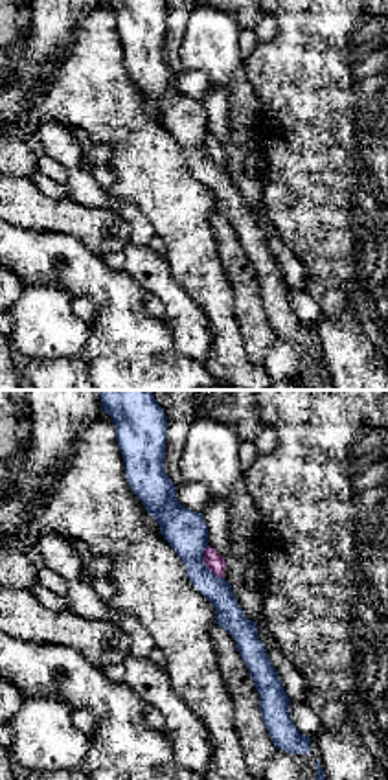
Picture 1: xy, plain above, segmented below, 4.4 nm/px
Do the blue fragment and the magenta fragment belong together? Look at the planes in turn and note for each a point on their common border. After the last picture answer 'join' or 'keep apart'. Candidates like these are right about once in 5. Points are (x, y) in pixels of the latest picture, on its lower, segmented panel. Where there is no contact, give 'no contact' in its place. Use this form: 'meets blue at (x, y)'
meets blue at (203, 563)

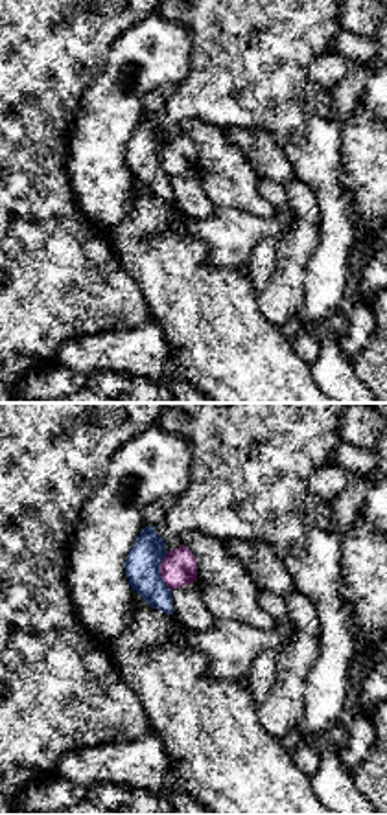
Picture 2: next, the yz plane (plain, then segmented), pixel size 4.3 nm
meets blue at (159, 571)

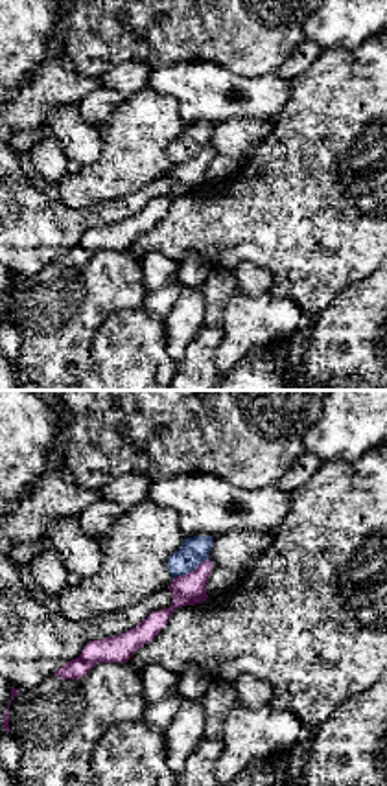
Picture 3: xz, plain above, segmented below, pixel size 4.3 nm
meets blue at (190, 571)

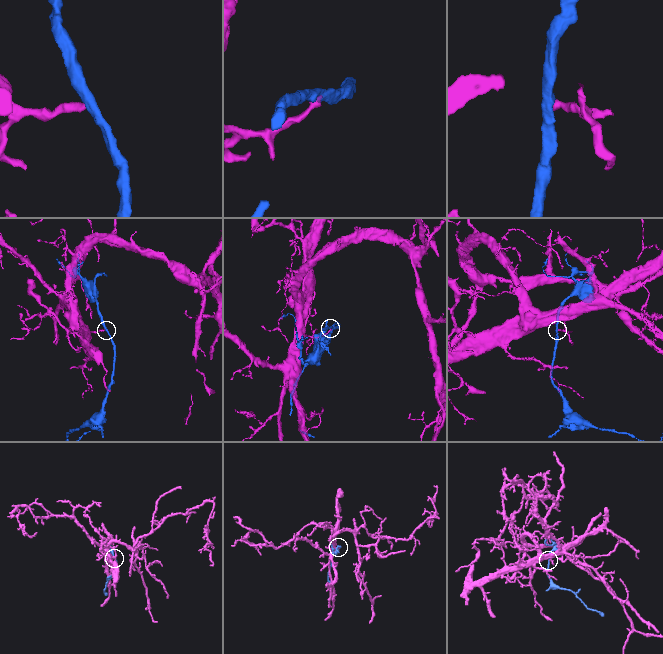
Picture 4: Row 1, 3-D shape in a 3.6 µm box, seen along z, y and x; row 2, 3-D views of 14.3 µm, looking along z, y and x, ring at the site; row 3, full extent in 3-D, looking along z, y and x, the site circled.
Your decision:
keep apart

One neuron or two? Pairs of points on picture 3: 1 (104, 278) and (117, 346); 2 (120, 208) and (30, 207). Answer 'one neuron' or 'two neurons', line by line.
1: two neurons
2: one neuron

